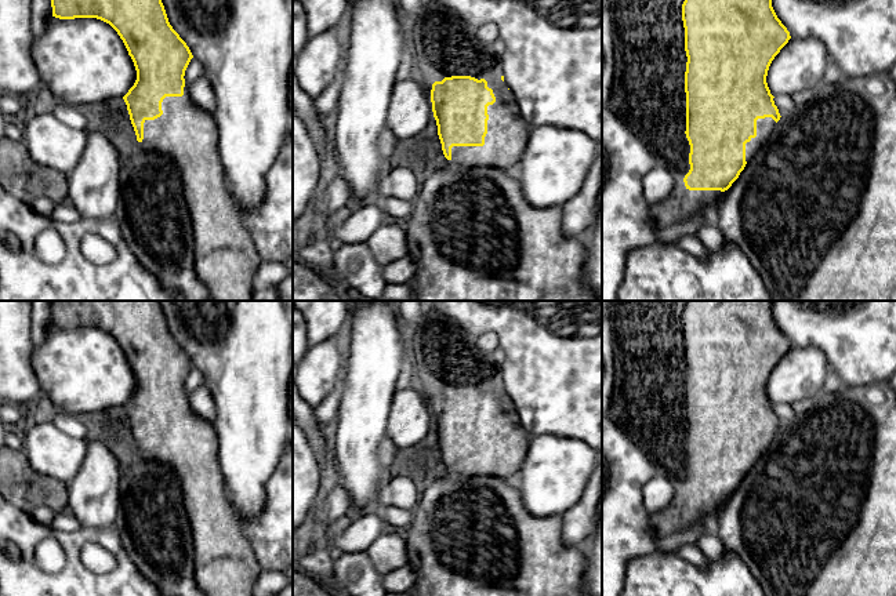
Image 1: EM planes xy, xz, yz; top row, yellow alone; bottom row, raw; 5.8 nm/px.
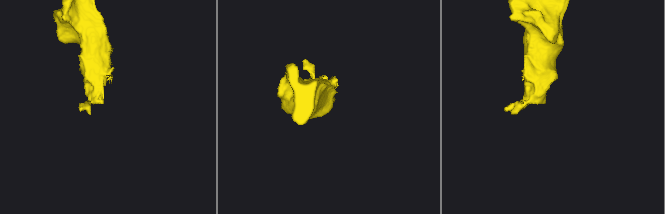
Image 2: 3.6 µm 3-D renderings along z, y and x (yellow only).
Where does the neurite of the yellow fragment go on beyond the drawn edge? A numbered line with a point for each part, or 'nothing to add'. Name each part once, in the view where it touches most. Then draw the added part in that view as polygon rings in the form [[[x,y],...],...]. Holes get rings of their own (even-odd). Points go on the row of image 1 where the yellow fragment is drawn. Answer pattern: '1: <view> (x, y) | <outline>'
1: yz (648, 93) | [[[610,0],[614,36],[614,83],[607,108],[623,119],[672,177],[674,188],[661,203],[649,207],[657,230],[699,217],[714,219],[725,192],[689,190],[683,178],[690,170],[690,145],[686,138],[686,51],[682,4],[685,0]]]

